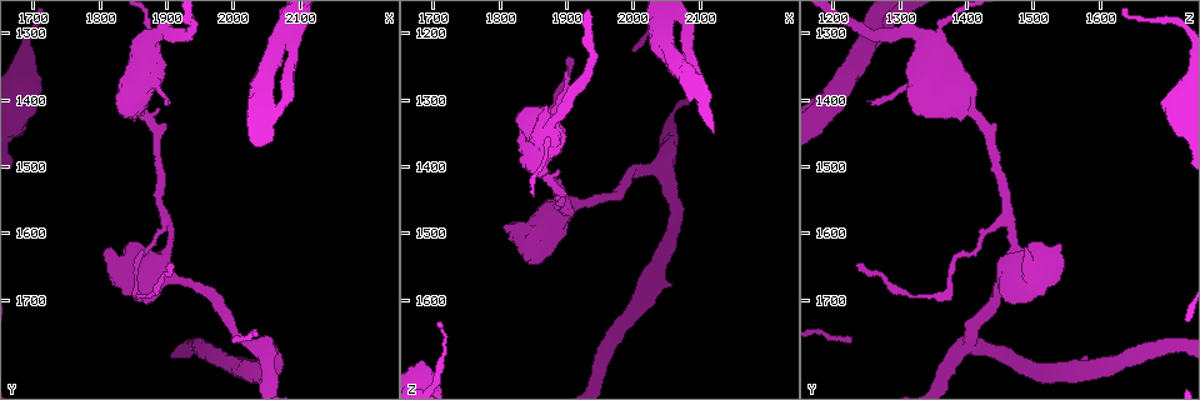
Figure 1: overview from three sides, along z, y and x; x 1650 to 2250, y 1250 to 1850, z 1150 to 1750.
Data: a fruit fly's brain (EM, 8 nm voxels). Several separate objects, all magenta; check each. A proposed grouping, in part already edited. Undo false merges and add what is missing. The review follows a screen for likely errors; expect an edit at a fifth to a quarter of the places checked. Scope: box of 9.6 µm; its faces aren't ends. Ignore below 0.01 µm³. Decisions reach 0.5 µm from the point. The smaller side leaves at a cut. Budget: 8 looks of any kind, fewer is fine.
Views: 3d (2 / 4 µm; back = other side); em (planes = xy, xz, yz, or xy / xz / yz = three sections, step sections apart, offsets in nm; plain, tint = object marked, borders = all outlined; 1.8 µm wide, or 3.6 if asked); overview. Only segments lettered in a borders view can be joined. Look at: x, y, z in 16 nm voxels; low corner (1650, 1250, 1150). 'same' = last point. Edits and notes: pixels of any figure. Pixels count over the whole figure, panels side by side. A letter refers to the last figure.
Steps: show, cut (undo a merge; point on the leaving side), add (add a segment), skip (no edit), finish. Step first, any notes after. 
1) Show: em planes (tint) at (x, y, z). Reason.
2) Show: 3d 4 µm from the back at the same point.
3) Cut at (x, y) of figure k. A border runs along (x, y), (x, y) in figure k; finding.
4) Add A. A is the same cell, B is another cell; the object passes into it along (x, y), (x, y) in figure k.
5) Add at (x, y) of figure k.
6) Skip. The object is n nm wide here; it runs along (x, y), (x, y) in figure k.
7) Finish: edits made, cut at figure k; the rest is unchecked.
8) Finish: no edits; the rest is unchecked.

Show: 3d 2 µm at (1905, 1645, 1235). Thin end.

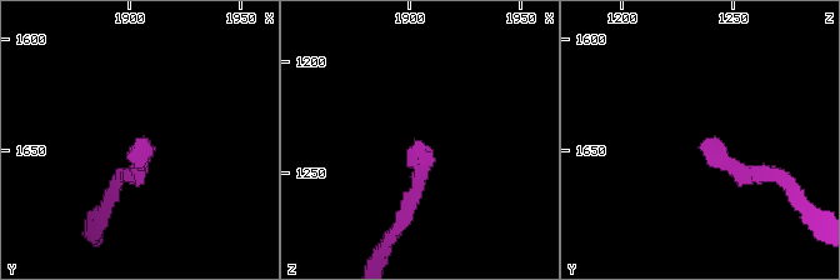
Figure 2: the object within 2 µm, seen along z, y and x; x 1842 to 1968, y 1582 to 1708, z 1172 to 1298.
Show: em planes (plain) at (1906, 1648, 1235).

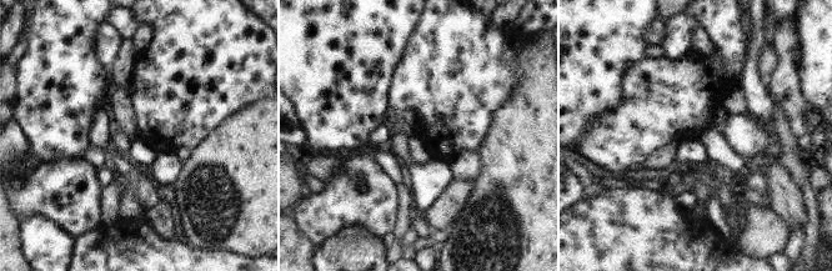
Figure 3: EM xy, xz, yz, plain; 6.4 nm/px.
Show: em planes (borders) at the same point.

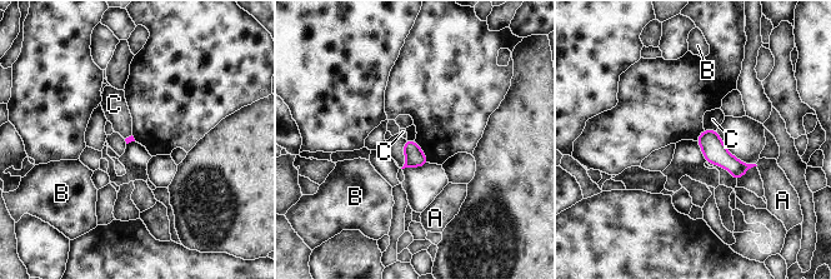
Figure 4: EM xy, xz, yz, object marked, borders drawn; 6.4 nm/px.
Skip. A, B and C are other cells; a border runs along (716, 129), (705, 130) in figure 4; none of them fits.

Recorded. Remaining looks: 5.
Show: em yz step 8 (tint) at (1925, 1675, 1450). Sudden change in width.

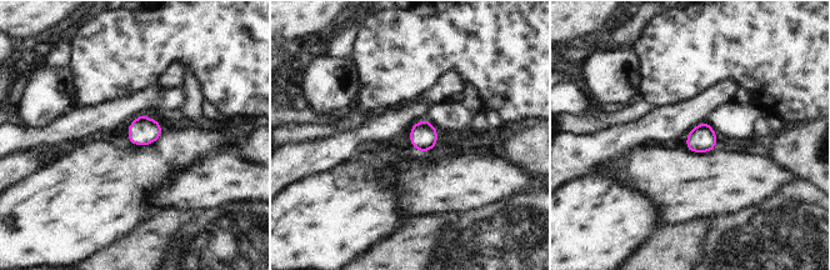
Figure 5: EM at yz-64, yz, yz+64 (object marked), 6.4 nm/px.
Show: em planes (borders) at the same point. Cut it another way.

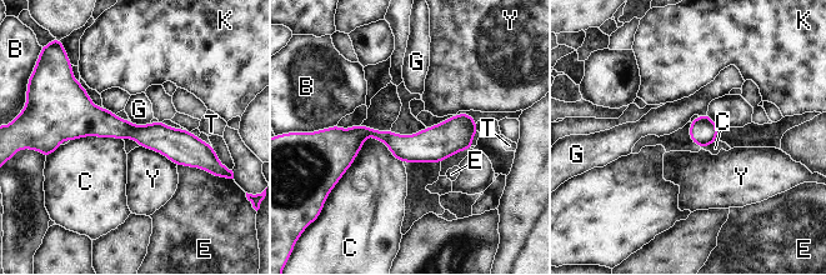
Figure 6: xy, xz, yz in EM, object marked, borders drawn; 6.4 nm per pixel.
Skip. The longest contact is with C, 440 nm; B, C, E, G, K, T and Y are other cells; a border runs along (403, 163), (369, 136), (338, 183) in figure 6; all the same neuron.

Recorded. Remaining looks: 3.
Show: em xz step 16 (borders) at (1895, 1405, 1260). Thin end.

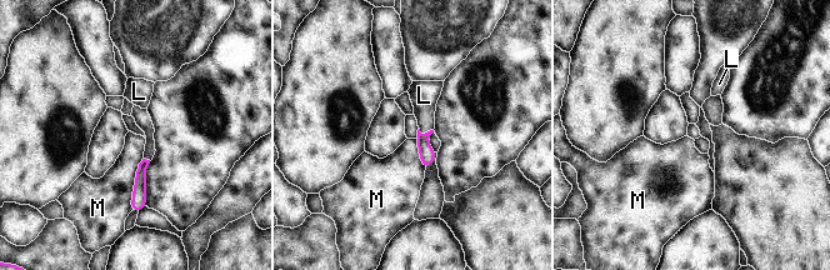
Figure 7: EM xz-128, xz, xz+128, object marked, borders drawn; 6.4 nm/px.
Show: em planes (borders) at the same point.

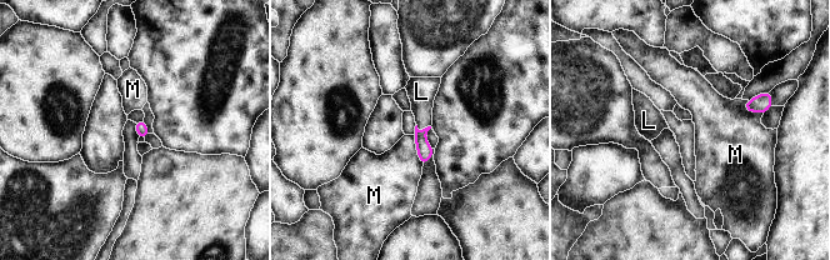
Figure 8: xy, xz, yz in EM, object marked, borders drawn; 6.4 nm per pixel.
Add L. The object is 90 nm wide here; L is the same cell, M is another cell; the object passes into it along (425, 151), (423, 129), (421, 91) in figure 8; the neuron continues.

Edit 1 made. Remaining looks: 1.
Finish: edits made, add at figure 8; the rest is unchecked.

